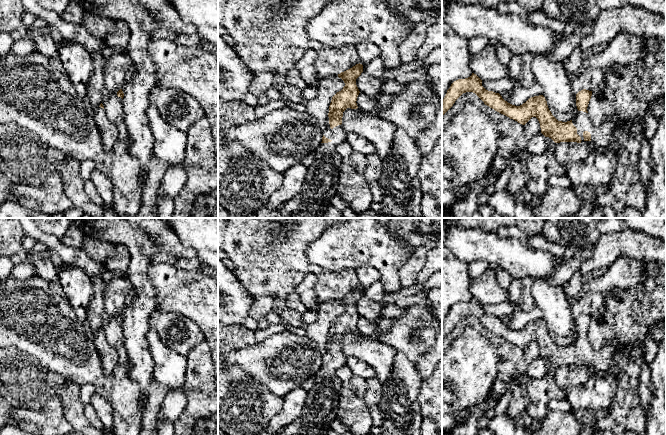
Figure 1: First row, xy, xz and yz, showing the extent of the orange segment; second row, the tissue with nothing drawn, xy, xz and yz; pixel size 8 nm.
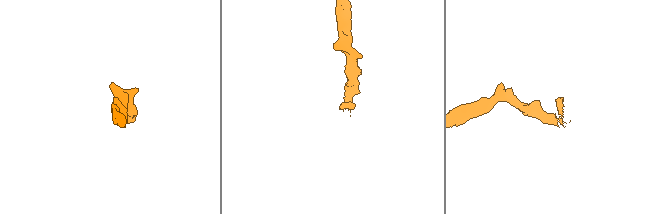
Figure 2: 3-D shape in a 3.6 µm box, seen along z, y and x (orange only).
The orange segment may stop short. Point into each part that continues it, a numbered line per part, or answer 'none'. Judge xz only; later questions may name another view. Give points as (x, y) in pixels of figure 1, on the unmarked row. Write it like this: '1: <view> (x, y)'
1: xz (319, 412)

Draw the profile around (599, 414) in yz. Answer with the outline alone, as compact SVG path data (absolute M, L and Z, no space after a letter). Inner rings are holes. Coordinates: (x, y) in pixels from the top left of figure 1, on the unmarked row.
M613 401L611 402L611 405L608 408L597 410L595 412L595 420L598 422L603 417L605 417L607 414L610 414L612 405L613 405Z

